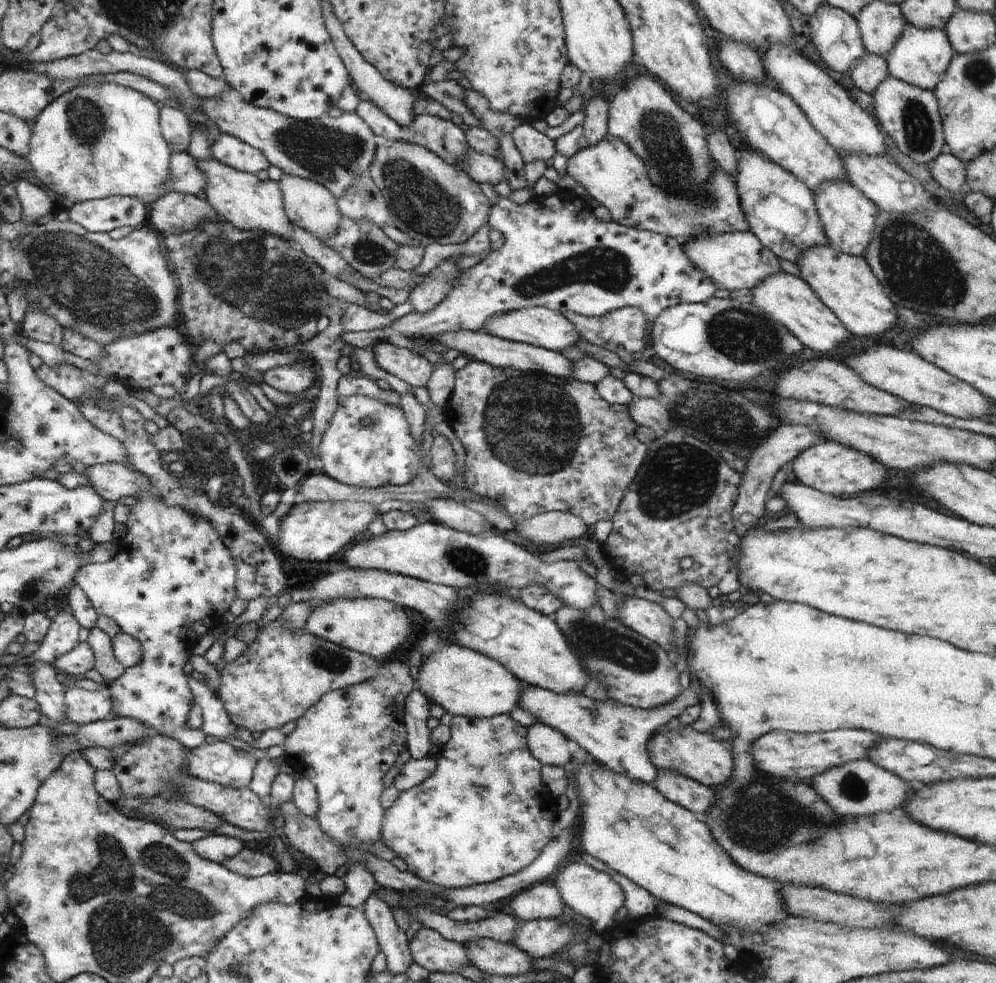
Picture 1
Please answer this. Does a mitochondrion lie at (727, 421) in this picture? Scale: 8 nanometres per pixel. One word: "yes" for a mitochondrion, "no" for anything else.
yes

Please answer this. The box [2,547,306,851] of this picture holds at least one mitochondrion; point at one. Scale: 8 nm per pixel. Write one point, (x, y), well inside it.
(34, 585)

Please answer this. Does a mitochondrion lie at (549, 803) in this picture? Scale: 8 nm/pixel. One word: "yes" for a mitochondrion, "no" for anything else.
no

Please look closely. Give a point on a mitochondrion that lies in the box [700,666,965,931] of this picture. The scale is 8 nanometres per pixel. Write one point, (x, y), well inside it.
(755, 830)

